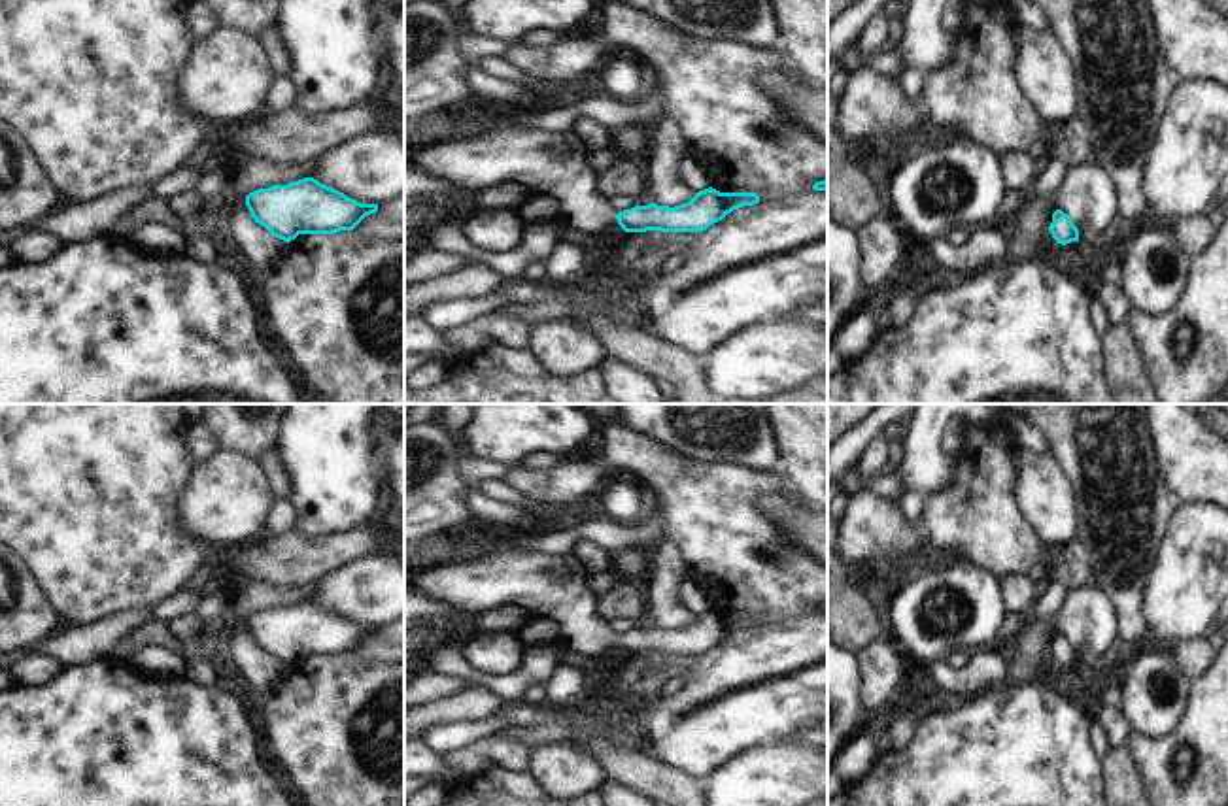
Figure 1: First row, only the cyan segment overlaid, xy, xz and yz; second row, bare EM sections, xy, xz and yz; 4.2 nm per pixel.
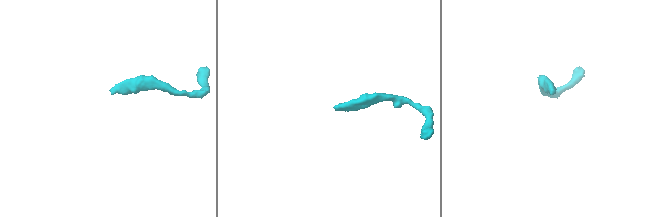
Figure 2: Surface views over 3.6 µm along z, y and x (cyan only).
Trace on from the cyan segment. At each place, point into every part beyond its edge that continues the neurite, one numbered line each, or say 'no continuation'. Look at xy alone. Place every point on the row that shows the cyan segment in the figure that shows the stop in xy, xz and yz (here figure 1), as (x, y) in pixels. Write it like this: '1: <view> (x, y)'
no continuation

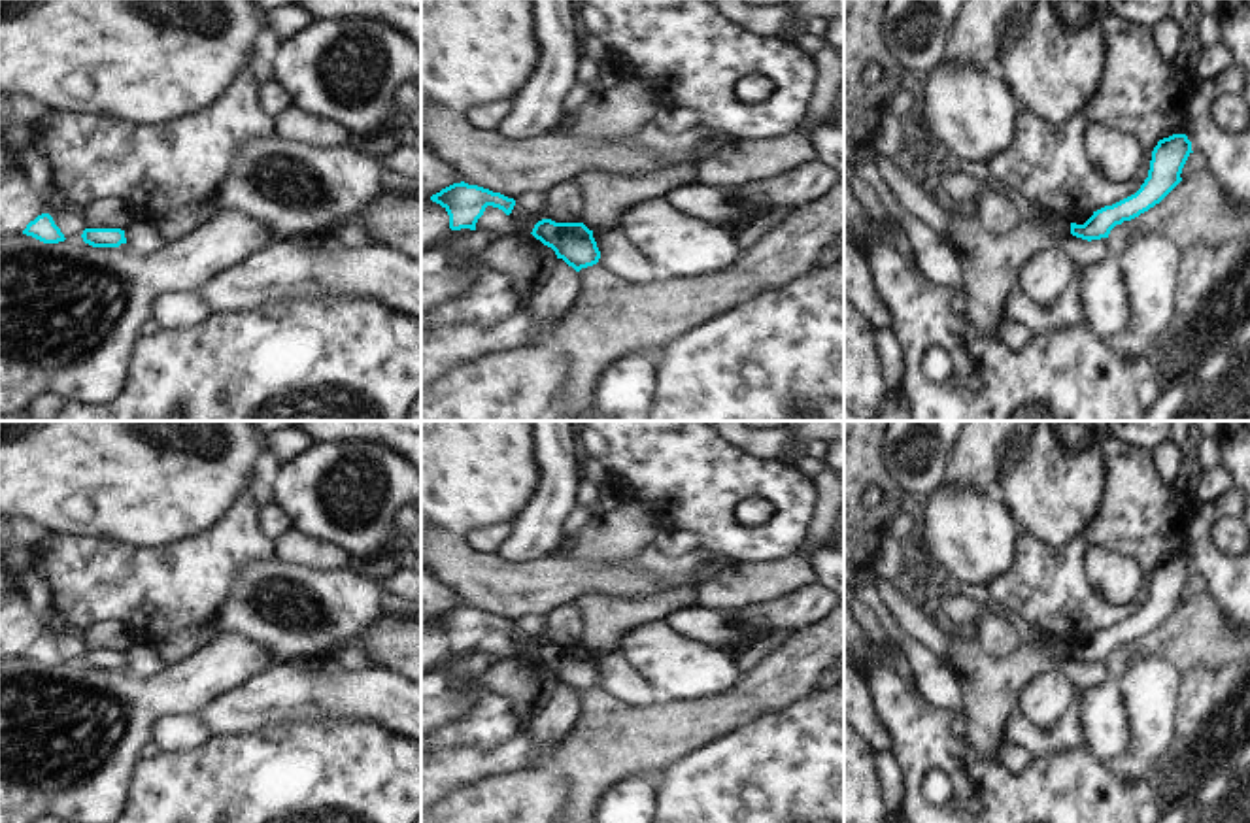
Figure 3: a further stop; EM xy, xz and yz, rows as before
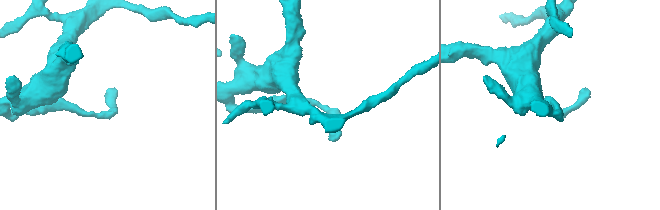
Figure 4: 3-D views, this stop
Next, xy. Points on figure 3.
no continuation

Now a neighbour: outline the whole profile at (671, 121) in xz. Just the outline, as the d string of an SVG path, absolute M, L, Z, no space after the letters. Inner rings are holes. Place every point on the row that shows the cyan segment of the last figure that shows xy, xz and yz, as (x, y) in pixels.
M659 106L651 121L663 134L678 136L680 132L697 125L697 113L687 108Z

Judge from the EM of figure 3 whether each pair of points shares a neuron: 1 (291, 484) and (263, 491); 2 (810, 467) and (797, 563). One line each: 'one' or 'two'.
1: two
2: two

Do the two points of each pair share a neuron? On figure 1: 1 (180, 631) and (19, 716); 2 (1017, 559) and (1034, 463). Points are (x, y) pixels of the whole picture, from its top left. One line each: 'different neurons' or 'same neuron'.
1: different neurons
2: different neurons

